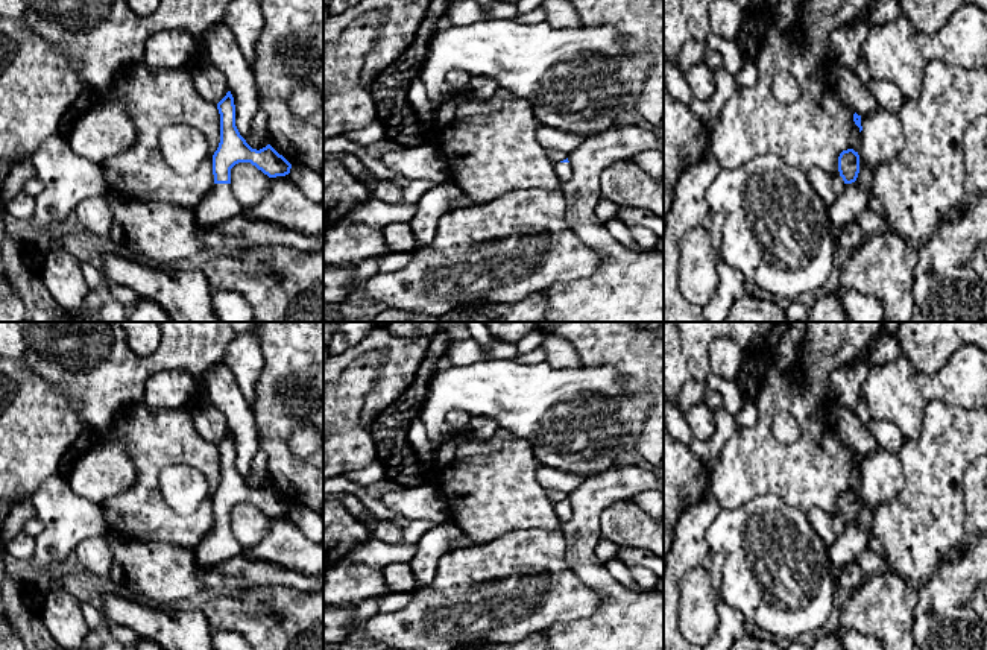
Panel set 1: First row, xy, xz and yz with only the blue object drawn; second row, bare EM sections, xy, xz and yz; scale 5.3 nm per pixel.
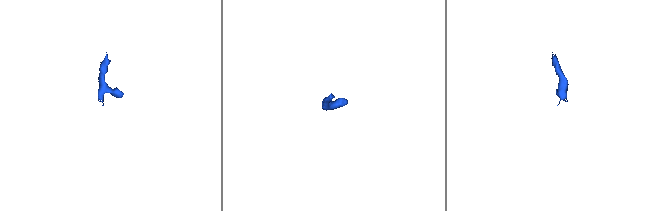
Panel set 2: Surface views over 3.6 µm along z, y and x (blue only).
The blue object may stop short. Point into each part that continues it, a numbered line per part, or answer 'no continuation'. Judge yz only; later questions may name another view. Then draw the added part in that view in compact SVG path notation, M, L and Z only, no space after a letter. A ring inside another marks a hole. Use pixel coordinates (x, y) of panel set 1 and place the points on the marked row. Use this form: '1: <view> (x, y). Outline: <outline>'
1: yz (848, 205). Outline: M856 182L844 184L843 191L828 208L829 223L835 241L840 229L856 220L859 213L867 208L869 196L870 193L861 191Z

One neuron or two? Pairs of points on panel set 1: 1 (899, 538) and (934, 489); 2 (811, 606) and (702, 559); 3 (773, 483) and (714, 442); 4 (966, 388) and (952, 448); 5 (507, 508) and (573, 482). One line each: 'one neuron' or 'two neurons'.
1: one neuron
2: two neurons
3: two neurons
4: two neurons
5: two neurons

